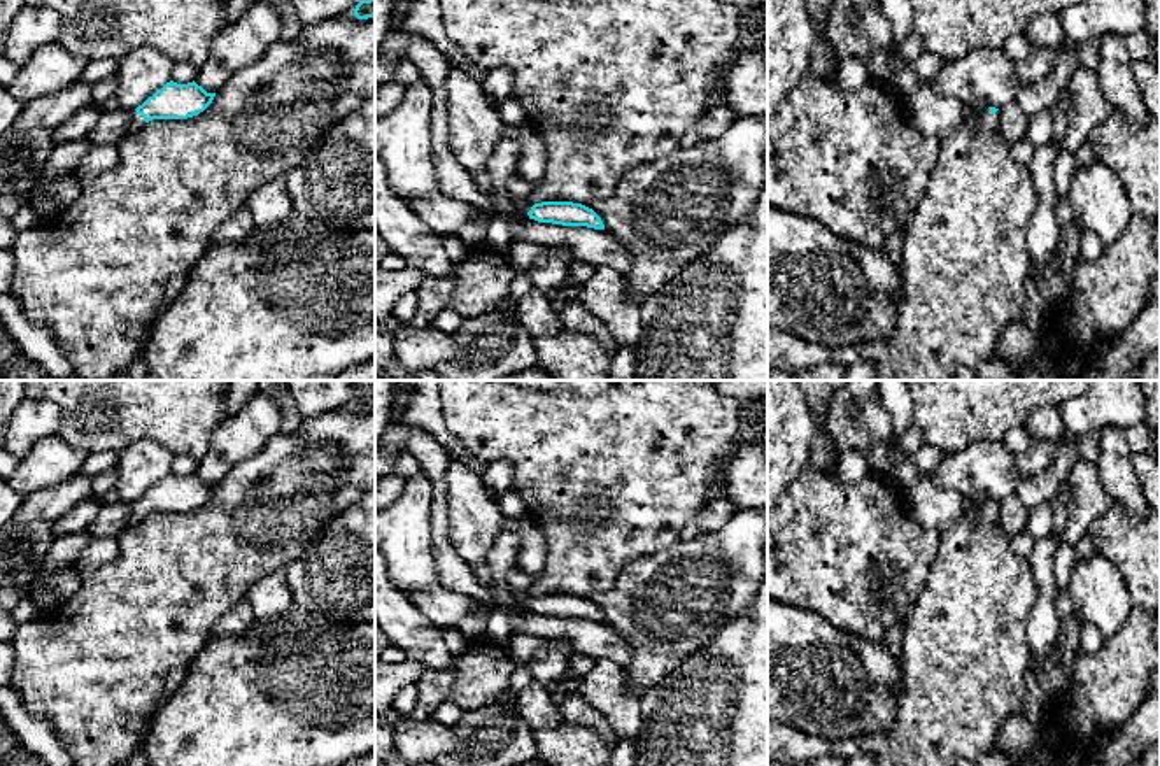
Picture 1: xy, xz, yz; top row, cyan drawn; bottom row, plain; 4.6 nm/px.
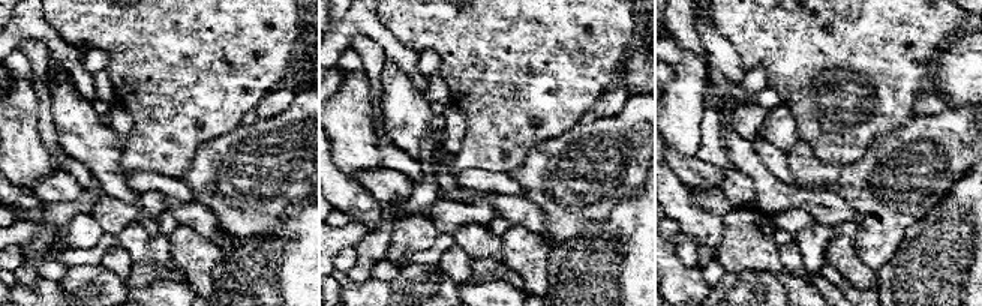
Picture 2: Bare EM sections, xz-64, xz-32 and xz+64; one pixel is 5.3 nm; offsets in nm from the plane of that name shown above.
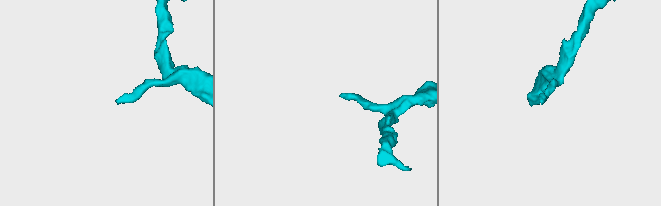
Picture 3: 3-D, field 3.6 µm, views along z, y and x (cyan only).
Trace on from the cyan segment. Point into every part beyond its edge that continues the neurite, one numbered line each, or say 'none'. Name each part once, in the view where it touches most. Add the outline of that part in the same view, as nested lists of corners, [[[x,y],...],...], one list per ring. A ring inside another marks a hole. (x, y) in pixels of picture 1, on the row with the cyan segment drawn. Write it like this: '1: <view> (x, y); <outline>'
1: xy (137, 121); [[[131,110],[131,121],[128,126],[126,138],[131,137],[133,133],[137,133],[144,124],[145,124],[144,117],[137,110]]]

